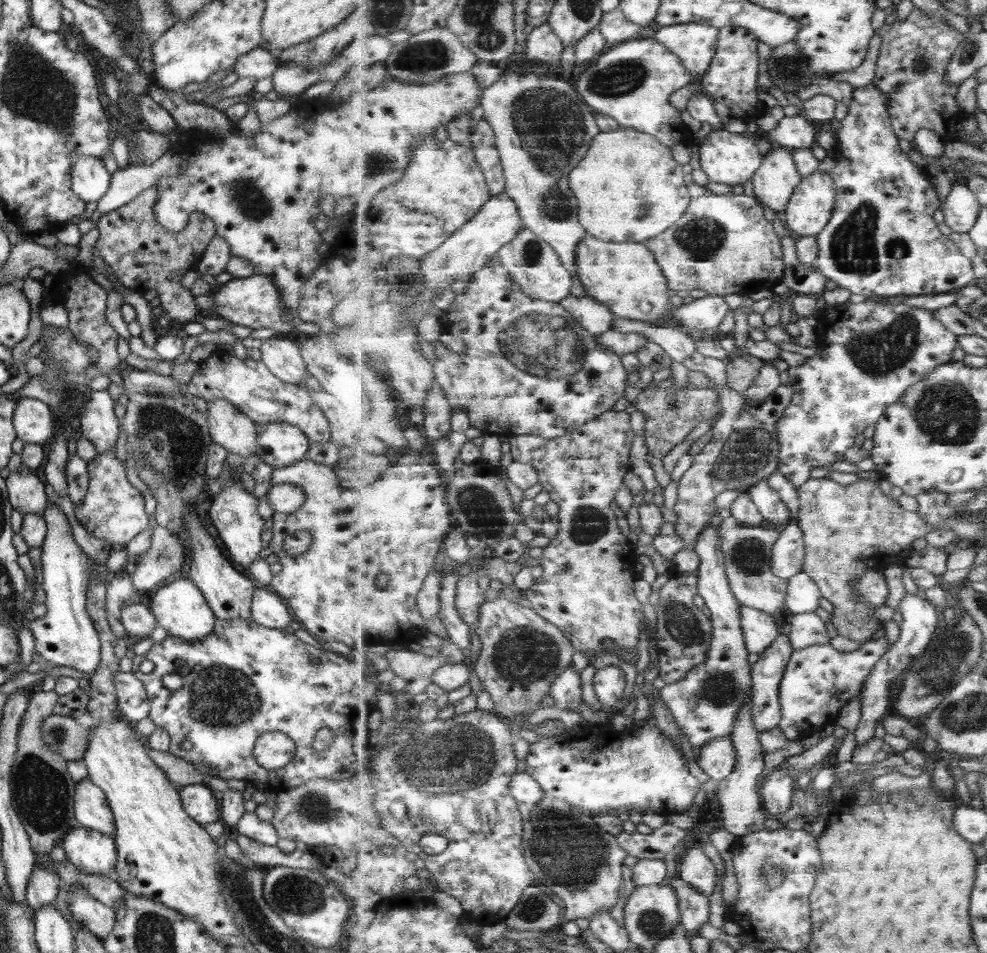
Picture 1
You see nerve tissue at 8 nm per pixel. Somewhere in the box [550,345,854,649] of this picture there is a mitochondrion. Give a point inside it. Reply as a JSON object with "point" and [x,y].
{"point":[745,453]}

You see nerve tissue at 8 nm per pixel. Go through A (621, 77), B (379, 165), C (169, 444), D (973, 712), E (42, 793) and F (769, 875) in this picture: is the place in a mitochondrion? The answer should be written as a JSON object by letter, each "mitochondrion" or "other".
{"A":"mitochondrion","B":"mitochondrion","C":"mitochondrion","D":"mitochondrion","E":"mitochondrion","F":"mitochondrion"}

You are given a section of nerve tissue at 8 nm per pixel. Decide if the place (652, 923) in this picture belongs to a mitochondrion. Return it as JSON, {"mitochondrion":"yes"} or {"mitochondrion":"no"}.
{"mitochondrion":"yes"}

